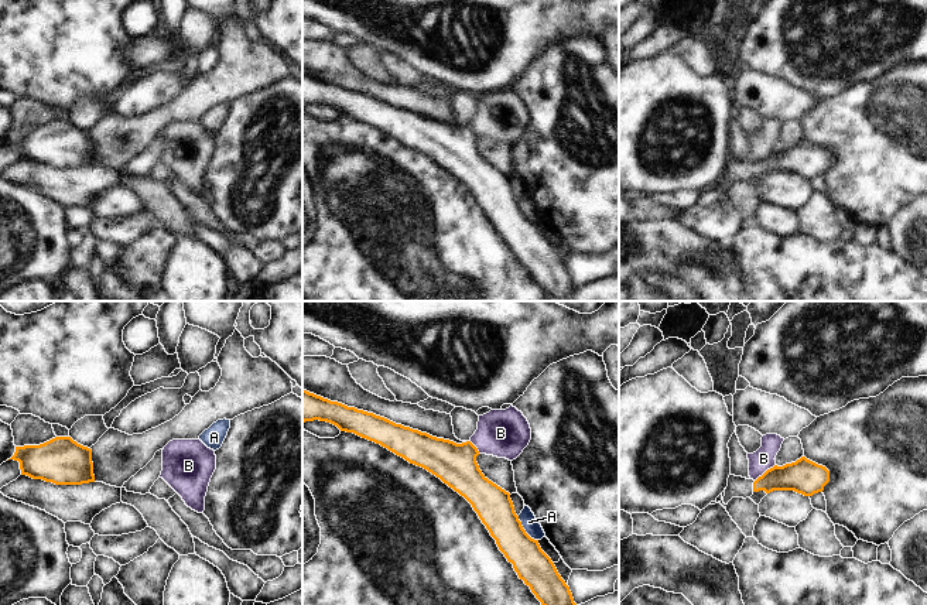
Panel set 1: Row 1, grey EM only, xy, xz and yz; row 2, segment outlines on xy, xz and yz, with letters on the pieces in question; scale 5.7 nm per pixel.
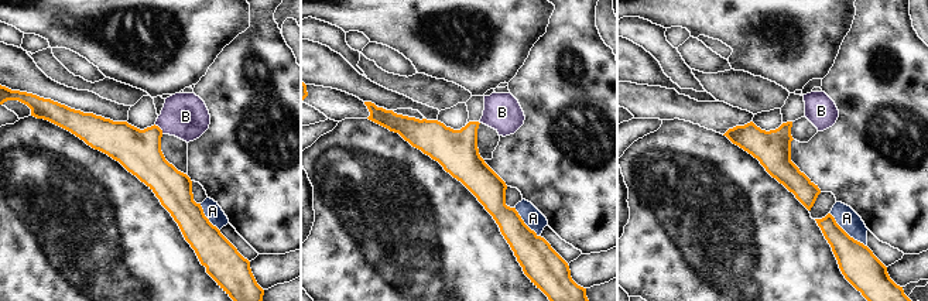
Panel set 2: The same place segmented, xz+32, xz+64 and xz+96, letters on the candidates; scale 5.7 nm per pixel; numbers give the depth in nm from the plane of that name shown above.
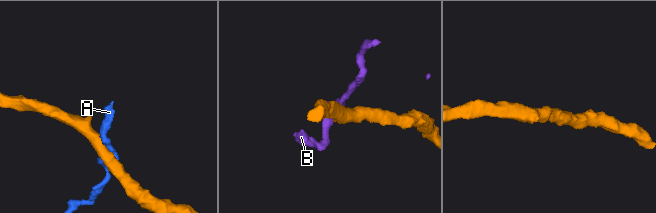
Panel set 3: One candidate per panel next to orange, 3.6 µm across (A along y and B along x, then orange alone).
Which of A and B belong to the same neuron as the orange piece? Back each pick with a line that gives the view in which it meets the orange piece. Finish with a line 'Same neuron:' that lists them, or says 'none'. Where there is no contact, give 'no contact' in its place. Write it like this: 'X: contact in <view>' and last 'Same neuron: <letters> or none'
Same neuron: none

